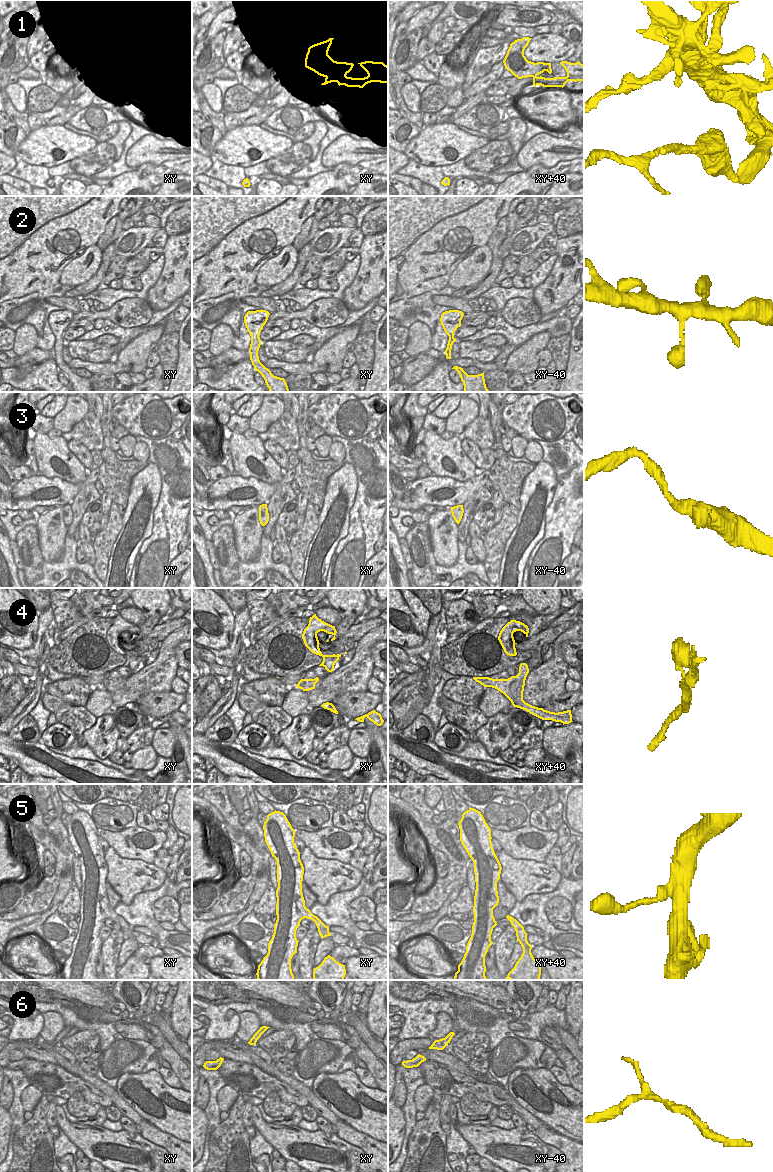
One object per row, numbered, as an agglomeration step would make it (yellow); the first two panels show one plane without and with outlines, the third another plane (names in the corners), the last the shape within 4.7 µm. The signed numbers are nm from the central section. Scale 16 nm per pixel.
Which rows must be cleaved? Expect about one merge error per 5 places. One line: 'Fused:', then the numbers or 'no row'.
Fused: 1

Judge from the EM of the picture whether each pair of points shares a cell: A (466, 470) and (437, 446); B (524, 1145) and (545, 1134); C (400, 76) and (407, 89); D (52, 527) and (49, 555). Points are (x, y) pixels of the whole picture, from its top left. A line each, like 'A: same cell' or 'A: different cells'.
A: same cell
B: different cells
C: different cells
D: same cell

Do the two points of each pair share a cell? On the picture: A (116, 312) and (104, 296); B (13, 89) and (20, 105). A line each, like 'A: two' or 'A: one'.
A: two
B: one

